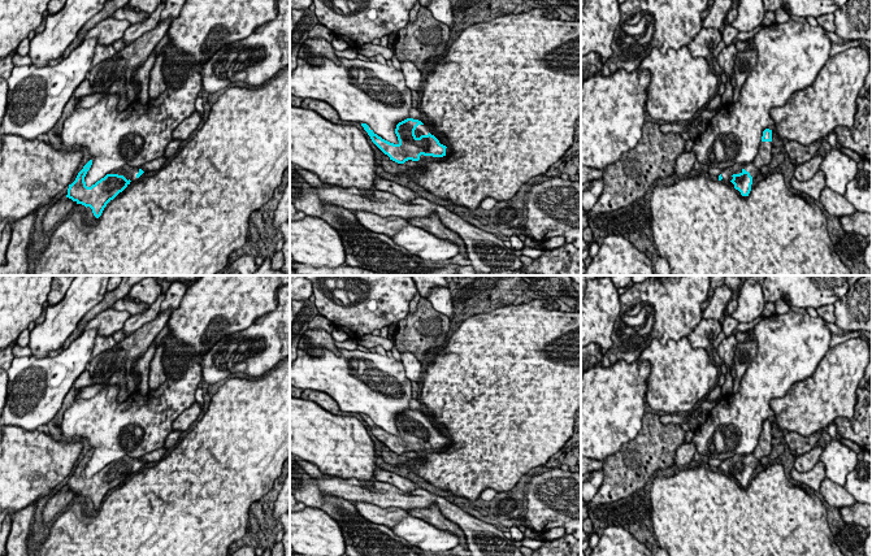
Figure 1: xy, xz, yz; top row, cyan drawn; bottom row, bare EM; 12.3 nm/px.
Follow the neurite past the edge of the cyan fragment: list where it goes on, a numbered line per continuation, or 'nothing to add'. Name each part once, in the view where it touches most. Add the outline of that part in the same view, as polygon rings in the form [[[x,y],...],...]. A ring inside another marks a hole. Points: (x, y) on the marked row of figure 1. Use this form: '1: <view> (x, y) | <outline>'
1: yz (764, 155) | [[[762,142],[759,145],[759,149],[758,149],[758,155],[752,162],[734,164],[733,166],[723,169],[723,171],[720,173],[723,177],[721,181],[728,186],[734,187],[734,184],[730,182],[733,179],[732,175],[742,173],[743,169],[750,173],[750,175],[752,177],[752,181],[754,181],[756,174],[760,171],[760,169],[764,165],[769,165],[772,156],[773,156],[772,148],[773,148],[772,142]]]

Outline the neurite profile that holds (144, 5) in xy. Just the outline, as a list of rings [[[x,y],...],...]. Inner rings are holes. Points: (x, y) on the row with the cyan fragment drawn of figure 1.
[[[130,0],[127,6],[131,9],[139,8],[142,12],[152,14],[162,0]]]

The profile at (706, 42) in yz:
[[[702,27],[699,34],[687,44],[693,57],[707,57],[713,53],[723,35],[717,29]]]

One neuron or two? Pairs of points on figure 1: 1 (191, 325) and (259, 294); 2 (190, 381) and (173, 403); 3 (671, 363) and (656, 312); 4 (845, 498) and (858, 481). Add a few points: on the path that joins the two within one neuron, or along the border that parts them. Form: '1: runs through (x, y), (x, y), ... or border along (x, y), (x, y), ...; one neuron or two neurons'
1: runs through (208, 312), (231, 294), (242, 294); one neuron
2: runs through (186, 386), (174, 398); one neuron
3: border along (686, 335), (664, 343), (655, 338), (638, 357); two neurons
4: border along (844, 487), (857, 502); two neurons

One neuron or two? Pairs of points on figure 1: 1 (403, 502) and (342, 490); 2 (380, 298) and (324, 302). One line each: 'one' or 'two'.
1: one
2: one

